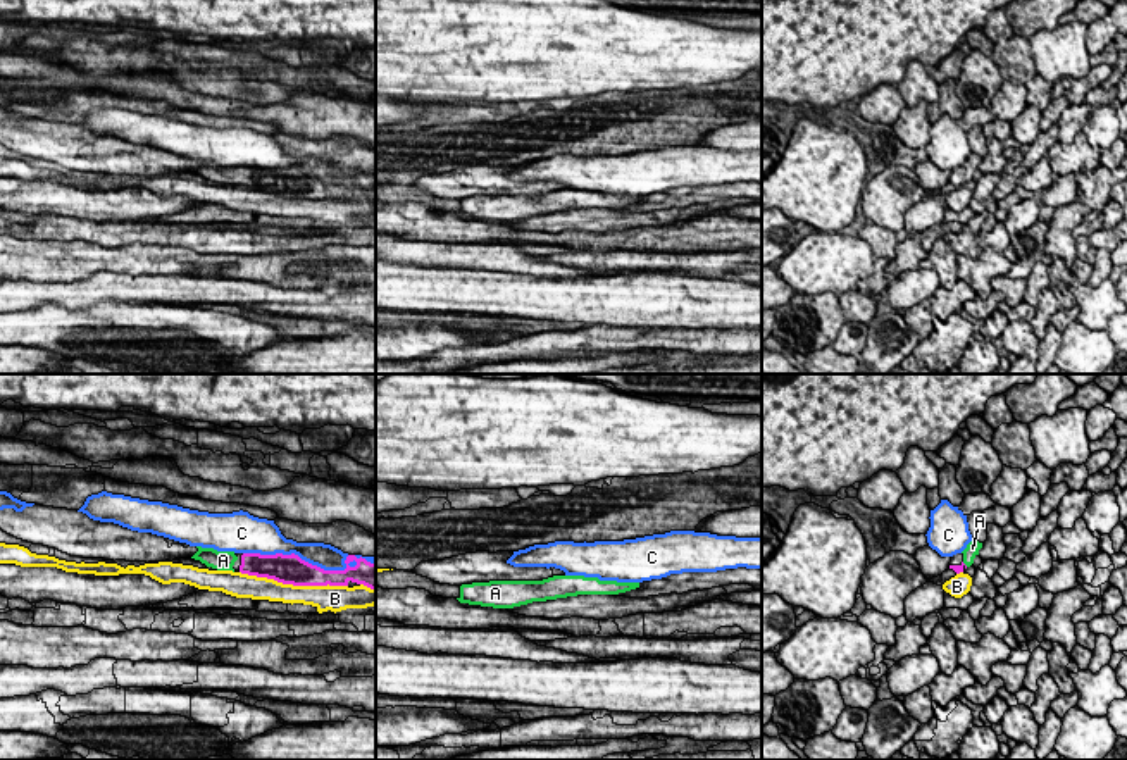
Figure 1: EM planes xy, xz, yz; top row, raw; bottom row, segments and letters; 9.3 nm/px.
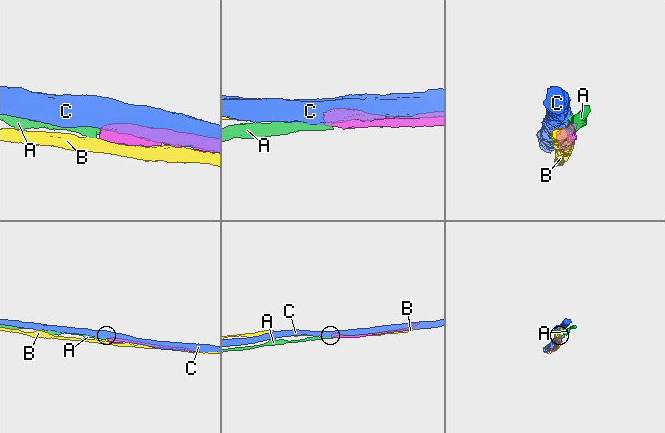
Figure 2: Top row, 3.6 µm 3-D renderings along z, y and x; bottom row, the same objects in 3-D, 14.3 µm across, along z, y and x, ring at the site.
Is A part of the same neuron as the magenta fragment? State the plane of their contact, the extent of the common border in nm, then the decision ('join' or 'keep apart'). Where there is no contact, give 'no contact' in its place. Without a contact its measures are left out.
yz | 70 nm | join

